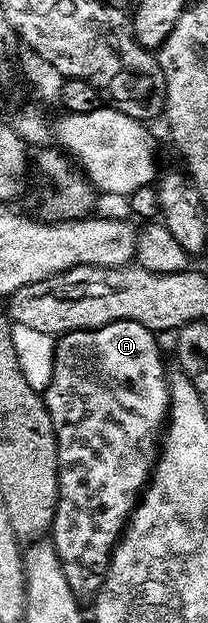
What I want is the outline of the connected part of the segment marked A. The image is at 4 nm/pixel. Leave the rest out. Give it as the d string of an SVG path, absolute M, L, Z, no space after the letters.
M118 320L93 330L71 330L56 338L56 351L54 352L54 372L48 387L42 392L46 408L50 412L50 420L54 424L56 443L58 444L58 504L56 515L52 521L50 541L58 554L62 564L62 572L66 572L66 584L70 584L70 592L78 600L95 599L96 594L104 583L104 573L108 570L108 560L112 557L112 549L120 540L124 527L128 524L136 503L142 491L148 485L152 470L156 466L158 457L158 443L162 438L162 431L168 420L168 380L169 375L164 374L164 358L160 355L160 346L156 343L157 335L142 324L134 320Z

